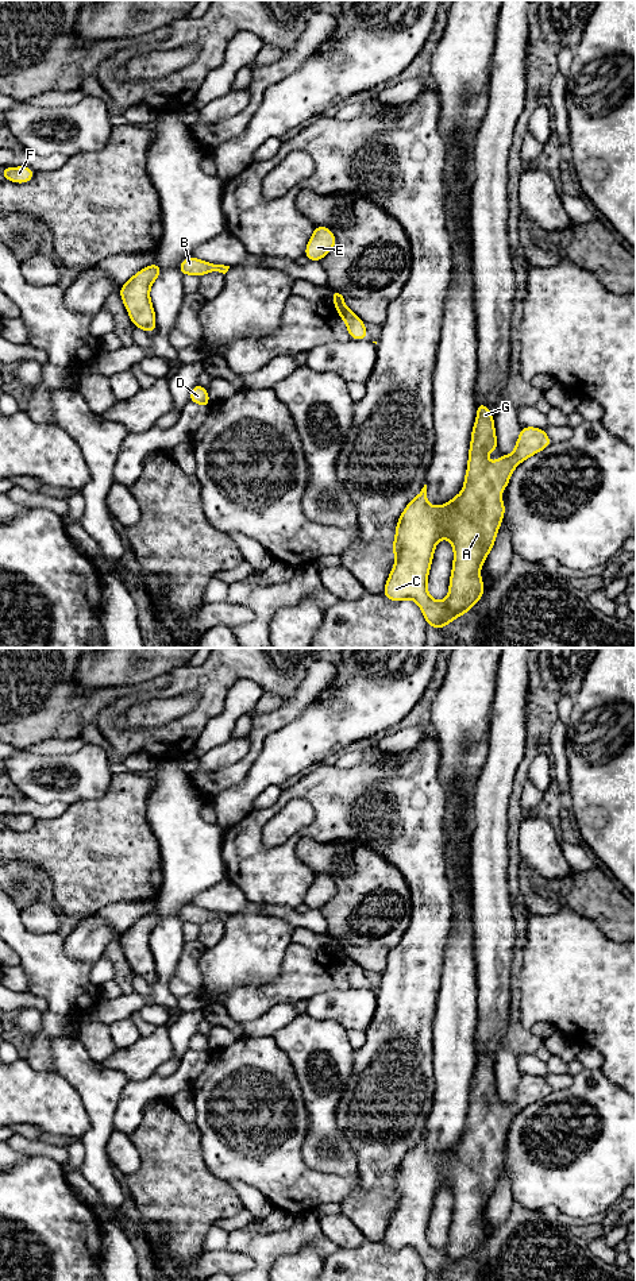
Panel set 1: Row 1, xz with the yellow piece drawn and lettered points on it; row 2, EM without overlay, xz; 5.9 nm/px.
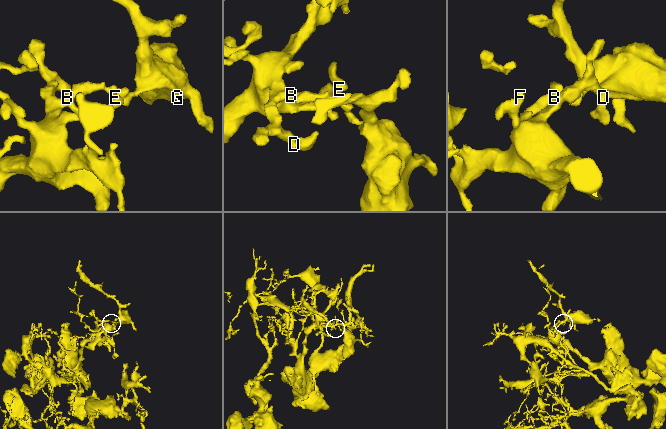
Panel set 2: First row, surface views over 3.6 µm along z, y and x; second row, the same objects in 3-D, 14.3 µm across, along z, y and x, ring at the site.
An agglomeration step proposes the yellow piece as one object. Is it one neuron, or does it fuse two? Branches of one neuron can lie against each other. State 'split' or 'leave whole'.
split

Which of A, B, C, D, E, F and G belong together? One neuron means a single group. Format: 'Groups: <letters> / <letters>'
Groups: A C G / B D E F

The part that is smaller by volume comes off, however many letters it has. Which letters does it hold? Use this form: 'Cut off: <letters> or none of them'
Cut off: A, C, G

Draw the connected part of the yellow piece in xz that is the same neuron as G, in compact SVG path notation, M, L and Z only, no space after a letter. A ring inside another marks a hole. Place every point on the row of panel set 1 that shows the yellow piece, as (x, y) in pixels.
M479 401L462 493L444 505L431 506L424 485L405 506L396 524L390 547L396 562L382 595L393 602L413 599L427 625L439 630L478 603L485 591L479 571L505 517L505 499L500 498L500 491L506 493L510 475L521 462L551 444L543 428L524 425L513 454L487 463L487 454L500 447L493 413ZM440 539L448 539L454 549L448 595L443 602L435 601L427 591Z

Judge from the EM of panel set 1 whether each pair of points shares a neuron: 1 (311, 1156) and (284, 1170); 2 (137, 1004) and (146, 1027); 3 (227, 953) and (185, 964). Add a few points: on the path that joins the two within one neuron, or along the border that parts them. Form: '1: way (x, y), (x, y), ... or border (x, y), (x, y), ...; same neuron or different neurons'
1: border (307, 1129), (303, 1160), (331, 1173); different neurons
2: border (137, 1010), (130, 1017); different neurons
3: border (204, 948), (199, 959), (199, 990); different neurons

